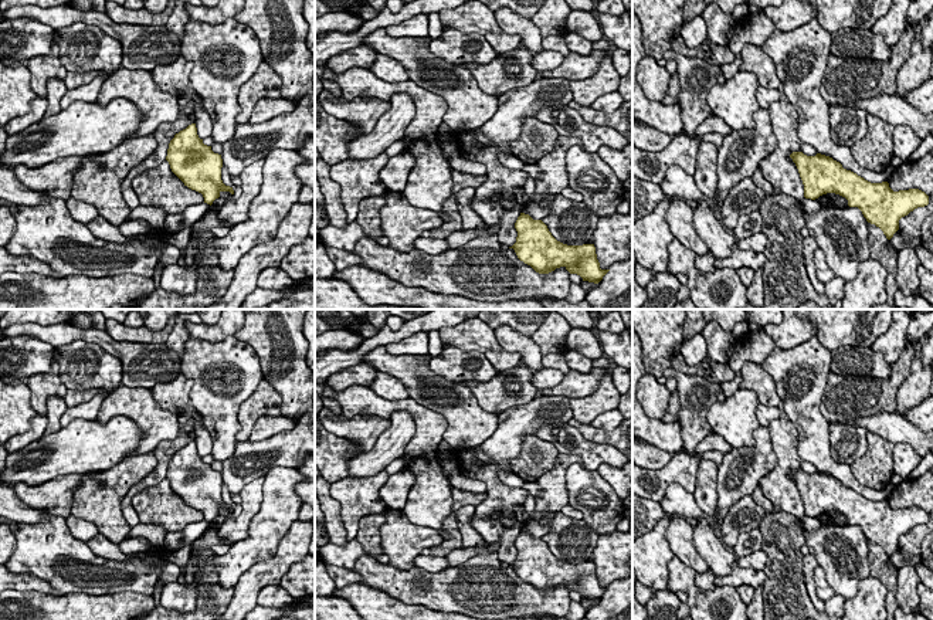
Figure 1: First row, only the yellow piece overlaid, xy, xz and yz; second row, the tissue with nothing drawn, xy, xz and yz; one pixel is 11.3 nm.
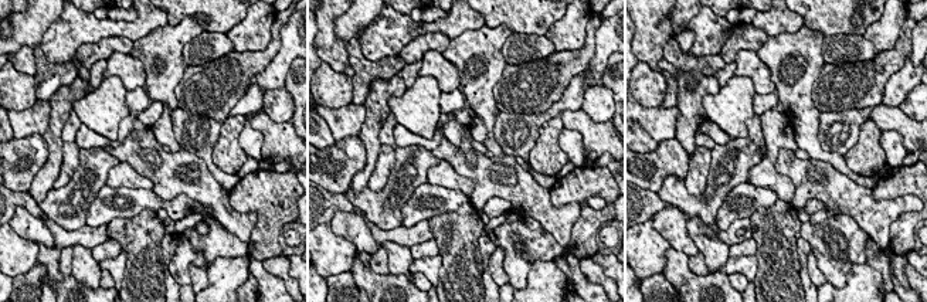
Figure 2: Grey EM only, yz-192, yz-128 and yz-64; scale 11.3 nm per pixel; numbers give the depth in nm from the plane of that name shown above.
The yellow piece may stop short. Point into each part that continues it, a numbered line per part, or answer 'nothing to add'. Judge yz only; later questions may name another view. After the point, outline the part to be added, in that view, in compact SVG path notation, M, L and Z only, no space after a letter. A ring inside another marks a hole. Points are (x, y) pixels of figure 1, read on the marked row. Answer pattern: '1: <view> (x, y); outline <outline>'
nothing to add

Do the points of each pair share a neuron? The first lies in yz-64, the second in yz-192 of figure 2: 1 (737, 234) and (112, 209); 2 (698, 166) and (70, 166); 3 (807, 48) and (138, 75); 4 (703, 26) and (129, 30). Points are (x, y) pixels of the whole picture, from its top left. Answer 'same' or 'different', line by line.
1: different
2: same
3: different
4: same

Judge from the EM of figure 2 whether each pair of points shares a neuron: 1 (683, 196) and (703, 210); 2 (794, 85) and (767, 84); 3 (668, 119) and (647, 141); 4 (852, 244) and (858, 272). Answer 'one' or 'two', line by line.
1: one
2: two
3: two
4: two

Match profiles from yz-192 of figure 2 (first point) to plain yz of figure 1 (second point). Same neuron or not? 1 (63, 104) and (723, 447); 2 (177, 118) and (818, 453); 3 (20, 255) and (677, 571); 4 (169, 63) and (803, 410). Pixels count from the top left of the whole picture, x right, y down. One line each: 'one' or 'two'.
1: two
2: two
3: two
4: one

